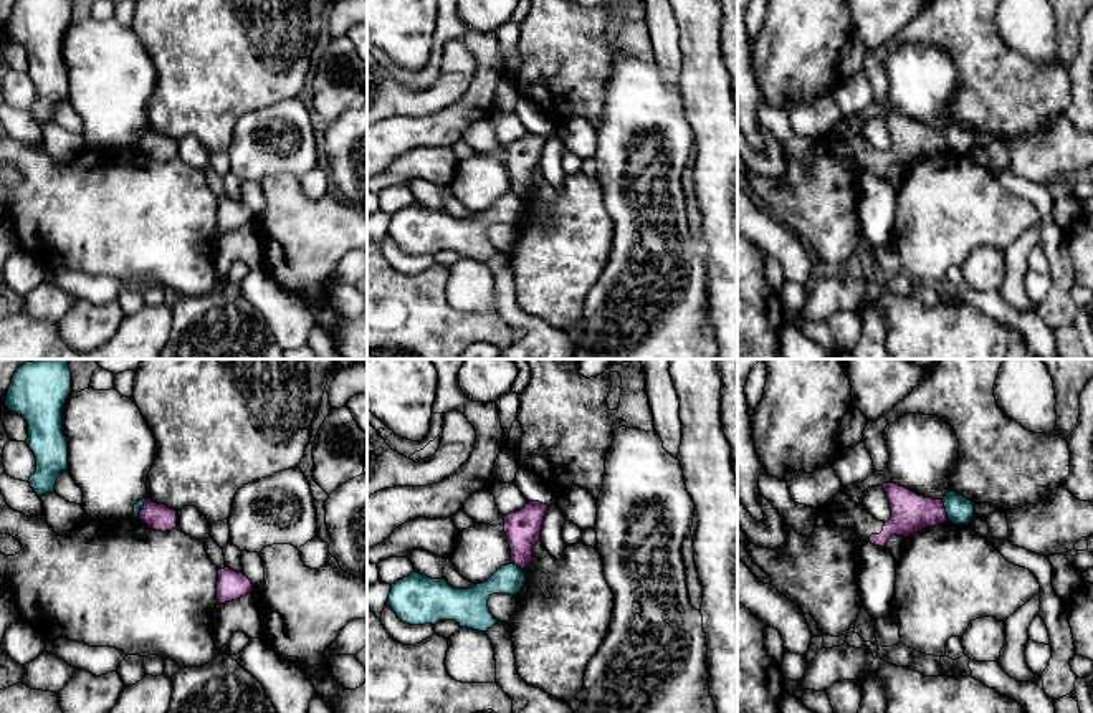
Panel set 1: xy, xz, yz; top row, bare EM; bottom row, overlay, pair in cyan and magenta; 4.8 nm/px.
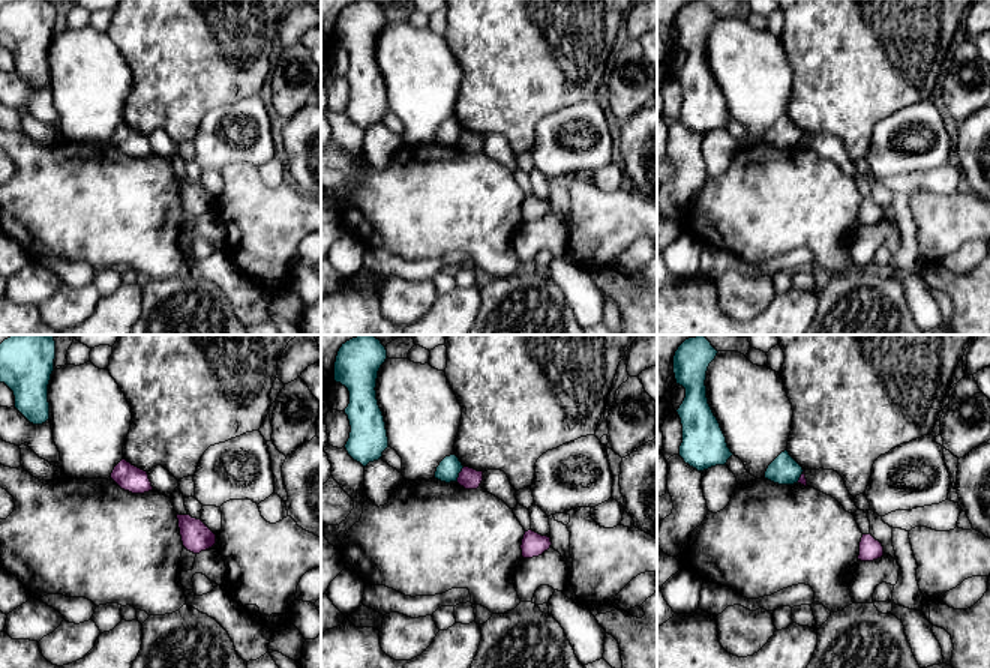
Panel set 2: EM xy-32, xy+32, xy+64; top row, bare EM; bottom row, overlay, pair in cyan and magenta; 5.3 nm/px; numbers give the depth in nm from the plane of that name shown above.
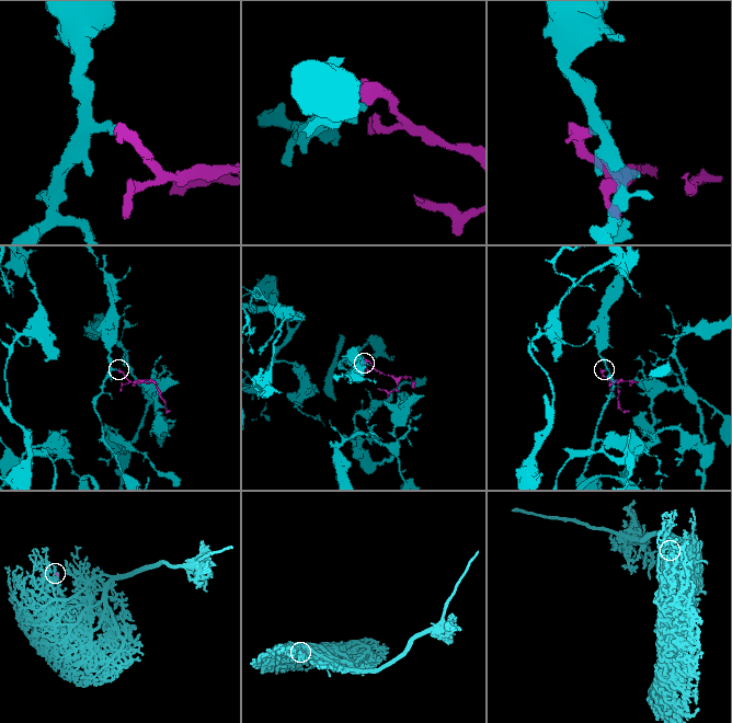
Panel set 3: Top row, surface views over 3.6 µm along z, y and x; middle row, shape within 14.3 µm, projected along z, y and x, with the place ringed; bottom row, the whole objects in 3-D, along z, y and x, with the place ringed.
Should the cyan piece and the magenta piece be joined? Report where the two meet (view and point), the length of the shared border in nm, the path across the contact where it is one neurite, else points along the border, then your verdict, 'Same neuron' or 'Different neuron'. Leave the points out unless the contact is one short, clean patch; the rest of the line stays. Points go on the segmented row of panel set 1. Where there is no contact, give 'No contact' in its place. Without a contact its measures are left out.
Touches cyan at yz (946, 510). Shared border 110 nm. Boundary: yz (941, 500), (949, 520). Different neuron

